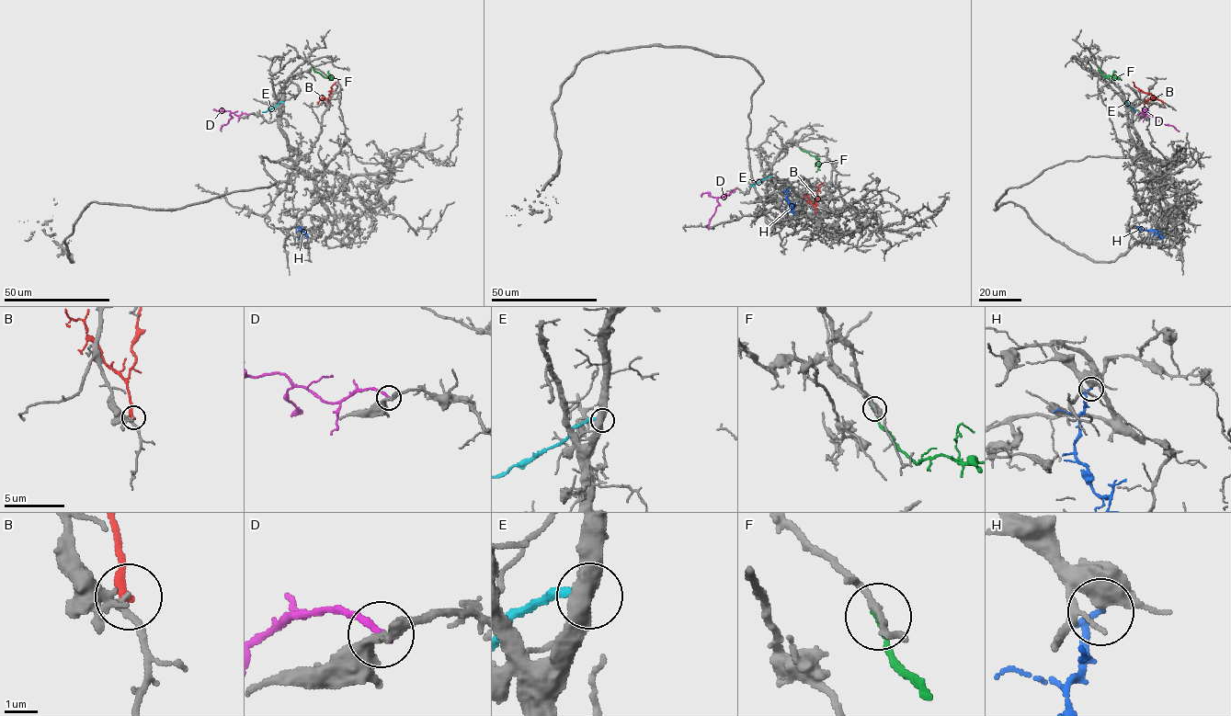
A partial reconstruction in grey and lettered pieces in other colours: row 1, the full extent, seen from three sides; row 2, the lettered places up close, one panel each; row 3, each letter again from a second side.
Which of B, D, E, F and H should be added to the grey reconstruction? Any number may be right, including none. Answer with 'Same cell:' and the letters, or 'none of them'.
Same cell: none of them

